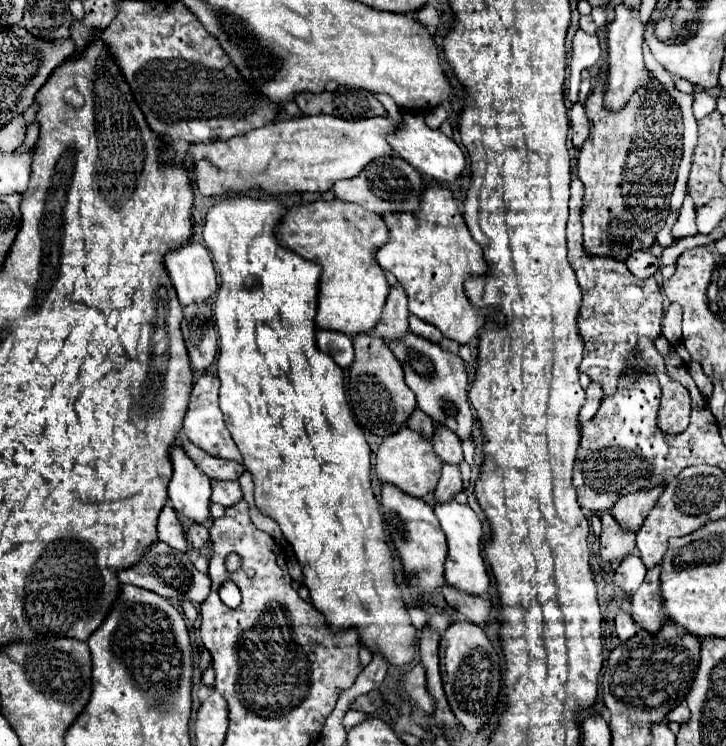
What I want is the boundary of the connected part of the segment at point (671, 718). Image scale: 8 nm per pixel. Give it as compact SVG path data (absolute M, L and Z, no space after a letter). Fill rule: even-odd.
M678 706L674 708L668 716L666 716L666 722L678 722L678 724L686 724L690 718L690 712L686 706Z

